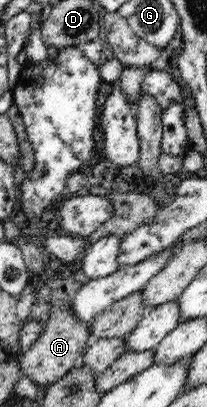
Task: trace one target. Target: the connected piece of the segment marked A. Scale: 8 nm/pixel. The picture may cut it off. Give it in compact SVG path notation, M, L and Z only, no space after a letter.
M70 306L55 307L51 317L44 324L44 332L41 333L39 339L16 357L21 375L30 378L38 389L47 389L48 386L62 379L72 368L79 365L82 355L91 341L89 325L84 325L79 319L74 318Z

